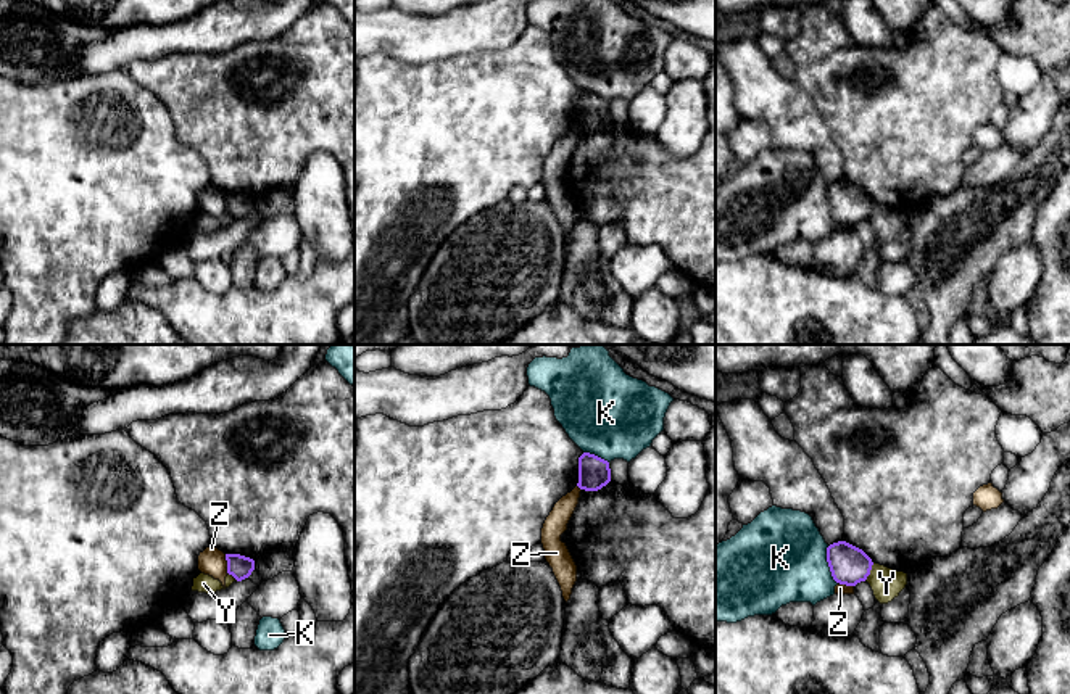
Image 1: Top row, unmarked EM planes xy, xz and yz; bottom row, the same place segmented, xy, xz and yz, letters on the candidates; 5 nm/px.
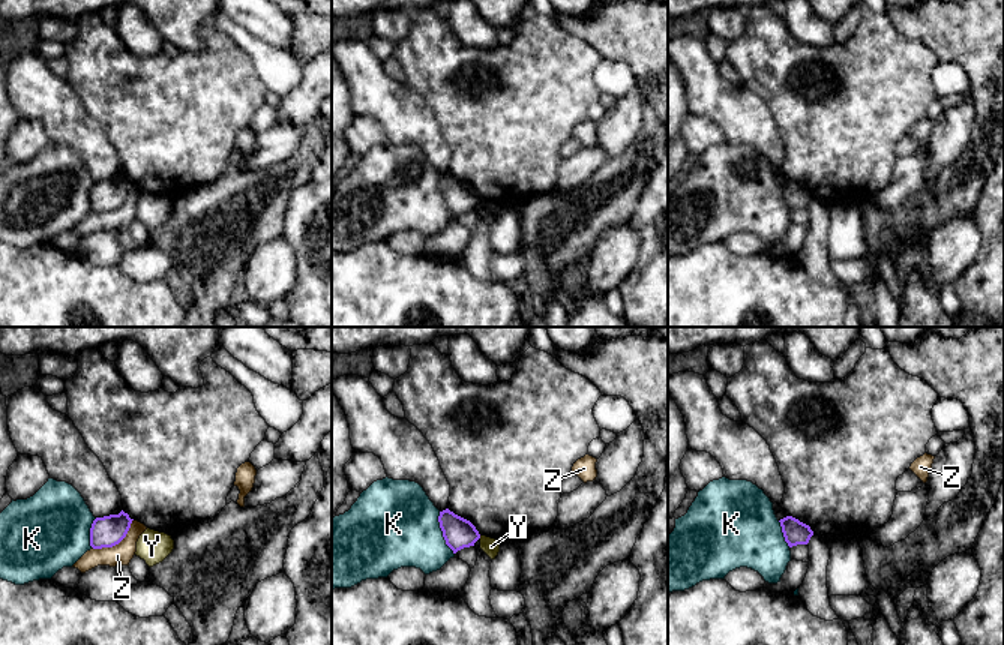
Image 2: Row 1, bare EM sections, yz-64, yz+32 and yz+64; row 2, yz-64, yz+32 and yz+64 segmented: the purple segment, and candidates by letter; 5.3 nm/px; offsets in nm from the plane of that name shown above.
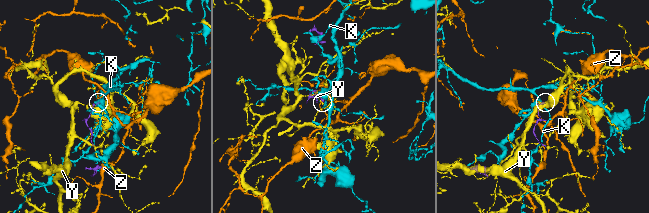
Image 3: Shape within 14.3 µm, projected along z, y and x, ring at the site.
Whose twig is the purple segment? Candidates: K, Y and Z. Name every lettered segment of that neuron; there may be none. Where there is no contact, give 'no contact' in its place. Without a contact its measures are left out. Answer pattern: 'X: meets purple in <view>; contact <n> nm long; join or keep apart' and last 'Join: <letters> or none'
K: meets purple in yz; contact 200 nm long; keep apart
Y: meets purple in yz; contact 110 nm long; keep apart
Z: meets purple in xy; contact 100 nm long; keep apart
Join: none

